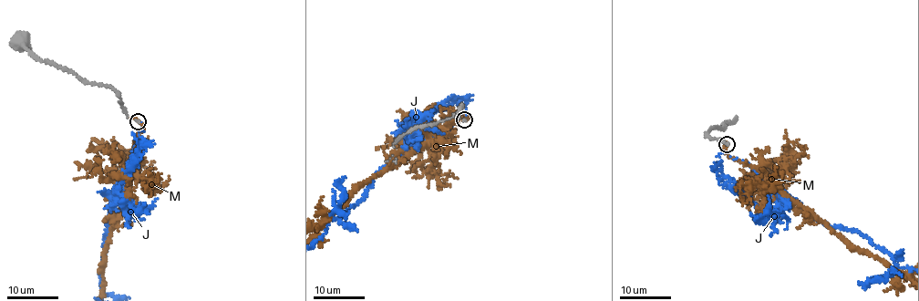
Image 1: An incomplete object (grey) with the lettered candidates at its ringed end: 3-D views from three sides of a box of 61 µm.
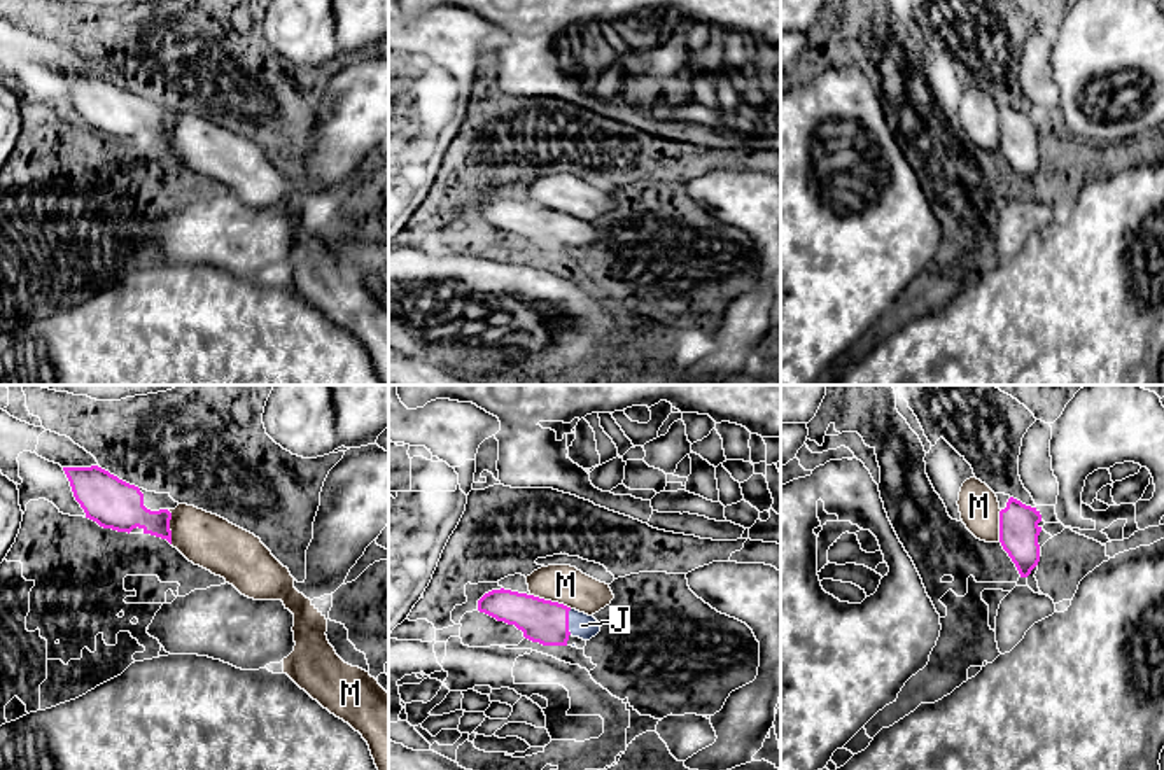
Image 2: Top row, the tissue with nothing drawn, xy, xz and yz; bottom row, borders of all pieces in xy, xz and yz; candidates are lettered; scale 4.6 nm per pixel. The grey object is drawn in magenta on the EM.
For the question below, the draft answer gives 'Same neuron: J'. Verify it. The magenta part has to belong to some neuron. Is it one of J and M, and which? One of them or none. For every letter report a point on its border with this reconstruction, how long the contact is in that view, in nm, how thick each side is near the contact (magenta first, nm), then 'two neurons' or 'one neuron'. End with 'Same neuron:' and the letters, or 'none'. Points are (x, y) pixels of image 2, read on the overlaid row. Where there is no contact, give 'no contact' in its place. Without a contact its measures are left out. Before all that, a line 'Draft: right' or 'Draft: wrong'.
Draft: right
J: contact xz (567, 622); length 120 nm; calibres 200 and 120 nm; one neuron
M: contact xz (550, 601); length 200 nm; calibres 200 and 180 nm; two neurons
Same neuron: J

